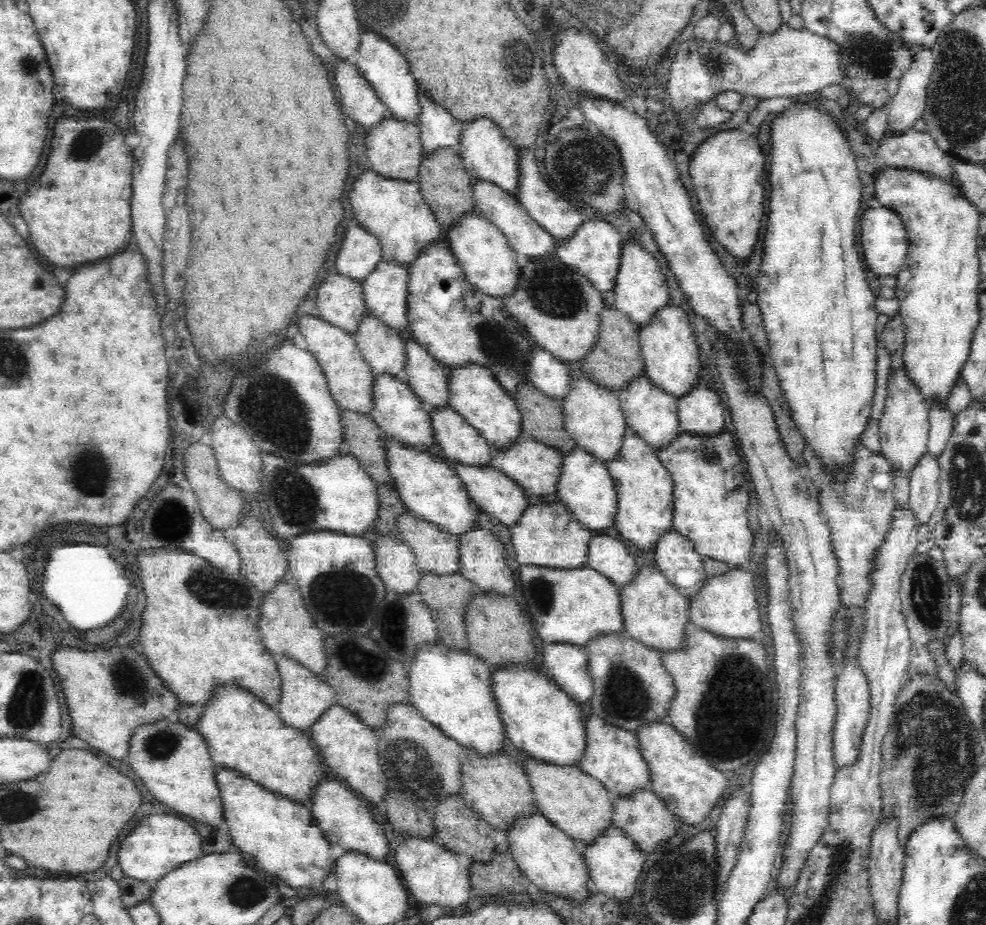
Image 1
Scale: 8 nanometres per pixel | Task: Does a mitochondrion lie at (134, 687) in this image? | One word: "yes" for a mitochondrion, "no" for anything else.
yes

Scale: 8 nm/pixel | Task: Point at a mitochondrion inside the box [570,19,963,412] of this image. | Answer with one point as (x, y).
(873, 55)

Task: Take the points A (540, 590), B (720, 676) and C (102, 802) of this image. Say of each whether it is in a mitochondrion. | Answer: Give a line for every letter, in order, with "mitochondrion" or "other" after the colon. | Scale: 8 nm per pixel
A: mitochondrion
B: mitochondrion
C: other

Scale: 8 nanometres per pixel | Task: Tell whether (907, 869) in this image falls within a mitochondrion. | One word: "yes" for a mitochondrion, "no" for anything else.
no

